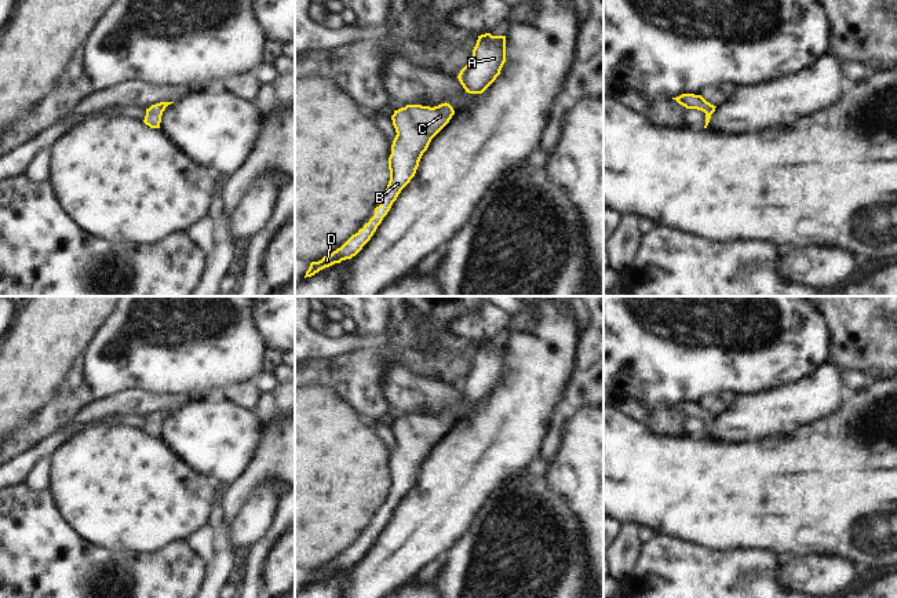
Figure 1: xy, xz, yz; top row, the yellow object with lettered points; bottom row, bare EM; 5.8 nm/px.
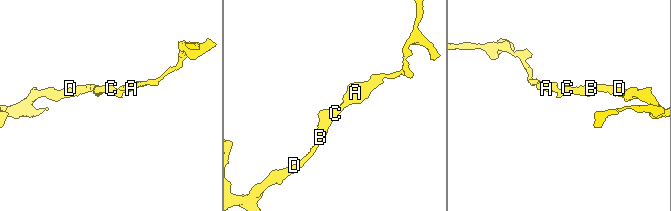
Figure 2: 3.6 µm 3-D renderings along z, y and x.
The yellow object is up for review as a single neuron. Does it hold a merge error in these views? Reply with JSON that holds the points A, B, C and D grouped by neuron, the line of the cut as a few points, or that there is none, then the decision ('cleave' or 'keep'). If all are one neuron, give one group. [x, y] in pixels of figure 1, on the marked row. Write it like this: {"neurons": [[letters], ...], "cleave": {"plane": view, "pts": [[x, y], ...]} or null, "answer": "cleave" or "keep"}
{"neurons": [["A", "B", "C", "D"]], "cleave": null, "answer": "keep"}

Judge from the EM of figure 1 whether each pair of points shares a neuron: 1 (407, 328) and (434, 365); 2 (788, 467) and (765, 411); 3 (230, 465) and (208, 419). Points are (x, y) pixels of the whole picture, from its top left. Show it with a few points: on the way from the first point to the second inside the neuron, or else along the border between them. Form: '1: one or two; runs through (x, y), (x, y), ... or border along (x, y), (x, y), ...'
1: two; border along (458, 353), (434, 350), (418, 352), (412, 356)
2: two; border along (806, 423), (786, 434), (744, 442)
3: one; runs through (222, 454), (219, 444), (208, 430)

